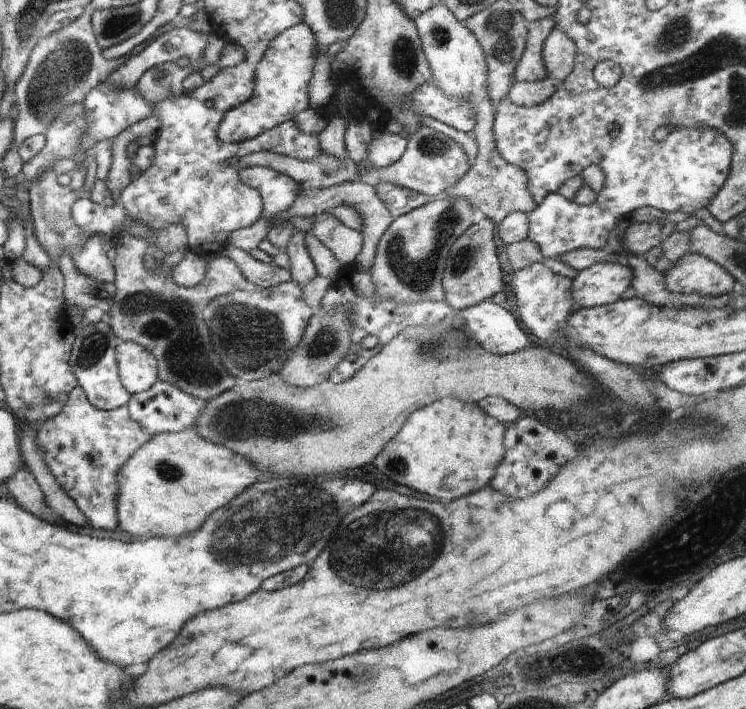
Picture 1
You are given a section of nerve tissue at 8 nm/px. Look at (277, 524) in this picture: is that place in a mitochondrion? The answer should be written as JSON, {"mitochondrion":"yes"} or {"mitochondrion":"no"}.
{"mitochondrion":"yes"}

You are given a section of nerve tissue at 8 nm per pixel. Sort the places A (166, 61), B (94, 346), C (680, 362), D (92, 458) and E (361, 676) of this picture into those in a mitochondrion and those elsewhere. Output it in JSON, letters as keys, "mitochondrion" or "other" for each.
{"A":"other","B":"mitochondrion","C":"other","D":"mitochondrion","E":"mitochondrion"}

